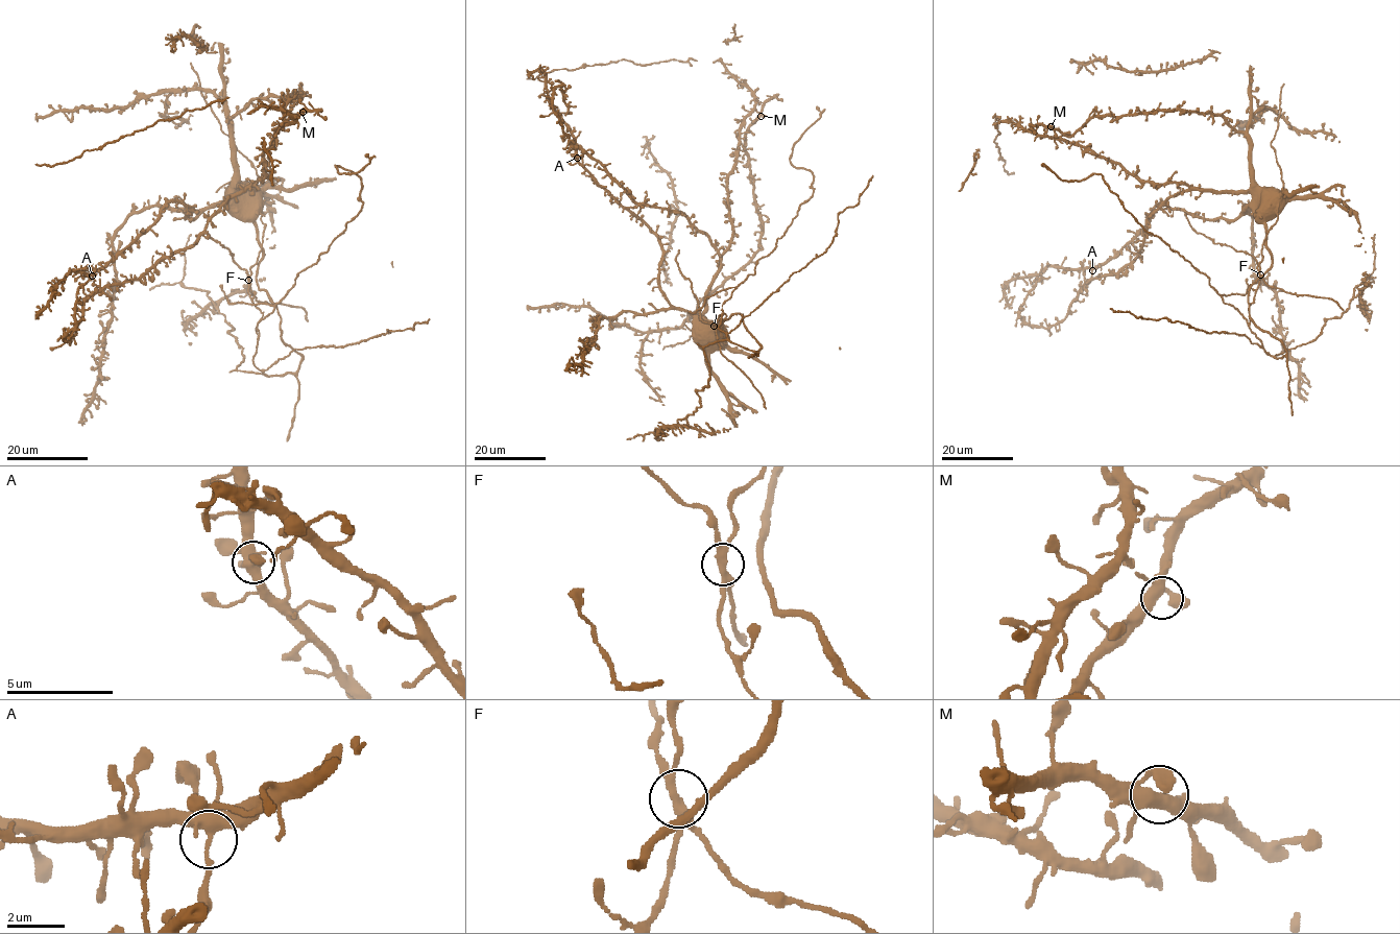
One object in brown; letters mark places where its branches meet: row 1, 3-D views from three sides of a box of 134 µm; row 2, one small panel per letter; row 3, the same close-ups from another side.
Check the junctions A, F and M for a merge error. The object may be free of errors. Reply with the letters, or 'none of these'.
F

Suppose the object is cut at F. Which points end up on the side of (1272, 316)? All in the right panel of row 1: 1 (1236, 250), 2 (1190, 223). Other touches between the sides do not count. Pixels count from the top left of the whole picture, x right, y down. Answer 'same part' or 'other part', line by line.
1: other part
2: other part

